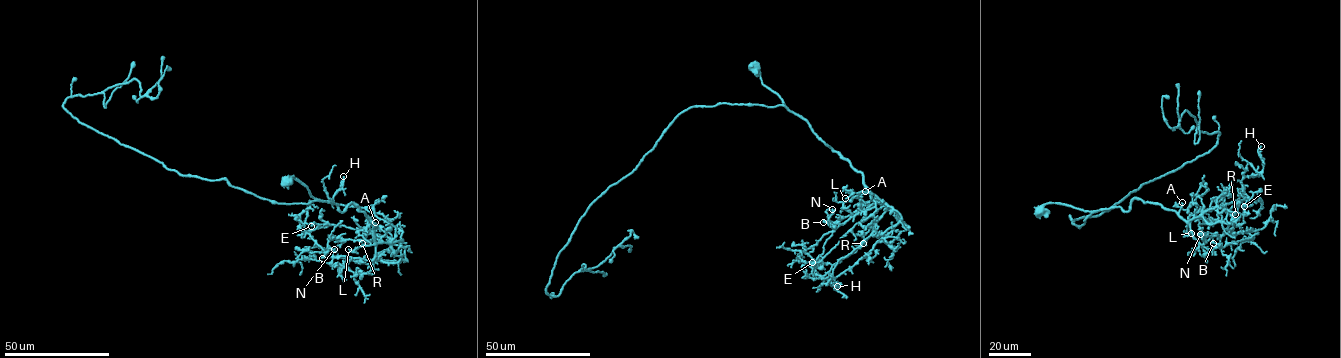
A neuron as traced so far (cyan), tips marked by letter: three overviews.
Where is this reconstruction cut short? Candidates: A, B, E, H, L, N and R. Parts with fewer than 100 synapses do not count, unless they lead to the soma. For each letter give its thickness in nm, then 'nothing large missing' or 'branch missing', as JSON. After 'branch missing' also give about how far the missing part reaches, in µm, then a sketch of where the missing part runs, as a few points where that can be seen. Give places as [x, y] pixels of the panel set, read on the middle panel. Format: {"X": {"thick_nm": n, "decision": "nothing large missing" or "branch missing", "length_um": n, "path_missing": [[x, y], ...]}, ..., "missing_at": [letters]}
{"A": {"thick_nm": 100, "decision": "nothing large missing"}, "B": {"thick_nm": 120, "decision": "nothing large missing"}, "E": {"thick_nm": 80, "decision": "nothing large missing"}, "H": {"thick_nm": 90, "decision": "nothing large missing"}, "L": {"thick_nm": 90, "decision": "nothing large missing"}, "N": {"thick_nm": 100, "decision": "nothing large missing"}, "R": {"thick_nm": 30, "decision": "branch missing", "length_um": 80, "path_missing": [[863, 243], [860, 234], [865, 222], [869, 228], [839, 249], [822, 268], [826, 289], [833, 299], [824, 305]]}, "missing_at": ["R"]}

